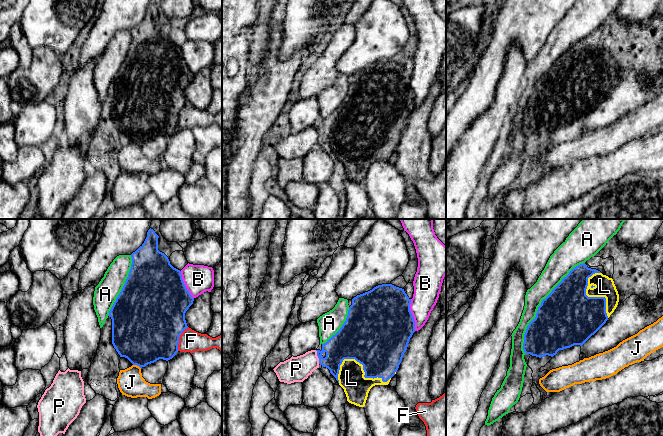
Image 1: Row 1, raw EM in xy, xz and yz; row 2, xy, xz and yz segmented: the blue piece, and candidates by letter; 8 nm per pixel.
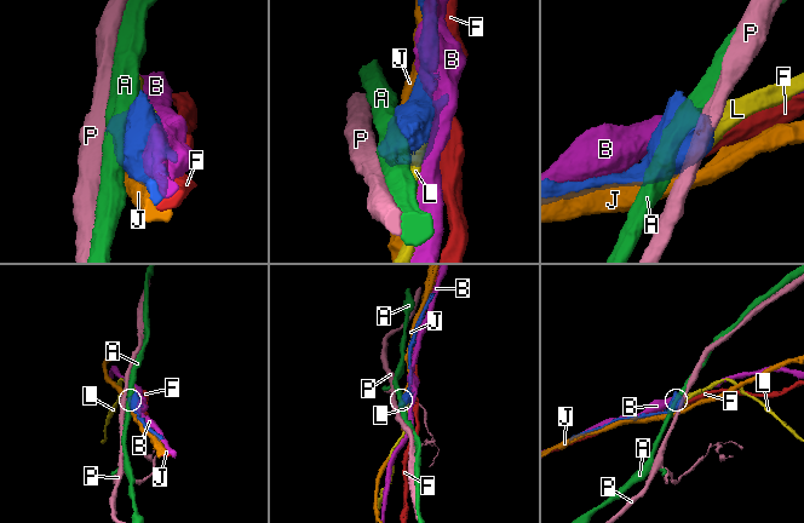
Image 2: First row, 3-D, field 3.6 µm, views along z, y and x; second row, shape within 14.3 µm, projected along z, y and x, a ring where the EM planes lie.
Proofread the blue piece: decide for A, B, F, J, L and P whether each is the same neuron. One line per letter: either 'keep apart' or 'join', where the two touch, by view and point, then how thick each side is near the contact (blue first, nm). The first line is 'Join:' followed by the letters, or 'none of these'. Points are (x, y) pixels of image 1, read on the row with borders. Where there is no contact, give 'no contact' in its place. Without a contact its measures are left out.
Join: L
A: keep apart; meets blue in yz at (540, 305); 460 nm thick on the blue side, 170 nm on the other
B: keep apart; meets blue in xz at (412, 315); 500 nm thick on the blue side, 220 nm on the other
F: keep apart; meets blue in xy at (178, 338); 500 nm thick on the blue side, 180 nm on the other
J: keep apart; meets blue in xy at (137, 365); 460 nm thick on the blue side, 220 nm on the other
L: join; meets blue in xz at (363, 367); 460 nm thick on the blue side, 220 nm on the other
P: keep apart; meets blue in xz at (318, 357); 240 nm thick on the blue side, 200 nm on the other

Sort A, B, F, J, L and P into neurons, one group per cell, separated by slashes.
A / B / F / J / L / P

